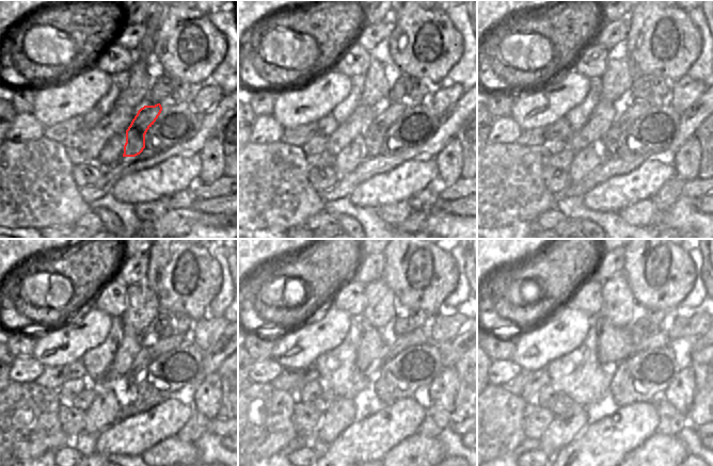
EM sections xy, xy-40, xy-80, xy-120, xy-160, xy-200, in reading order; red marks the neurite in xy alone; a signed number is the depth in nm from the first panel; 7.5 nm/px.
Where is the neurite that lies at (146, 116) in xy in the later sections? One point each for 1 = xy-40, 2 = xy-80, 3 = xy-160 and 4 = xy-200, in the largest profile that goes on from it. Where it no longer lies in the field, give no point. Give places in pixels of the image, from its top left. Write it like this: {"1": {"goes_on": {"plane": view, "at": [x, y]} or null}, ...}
{"1": {"goes_on": {"plane": "xy-40", "at": [387, 113]}}, "2": {"goes_on": {"plane": "xy-80", "at": [629, 112]}}, "3": {"goes_on": {"plane": "xy-160", "at": [417, 337]}}, "4": {"goes_on": {"plane": "xy-200", "at": [661, 338]}}}

